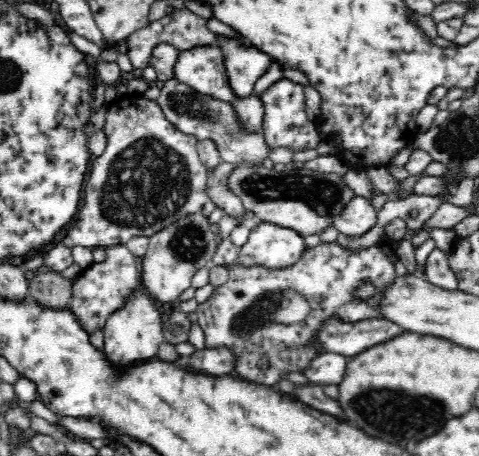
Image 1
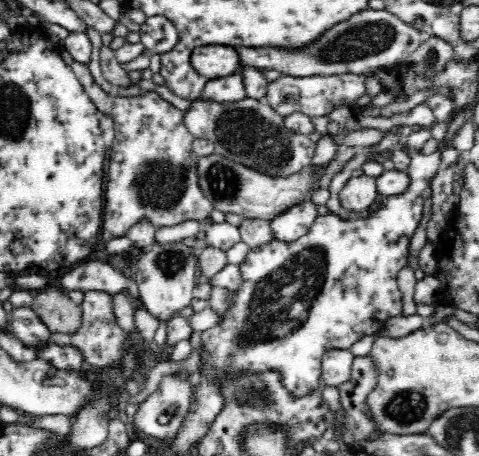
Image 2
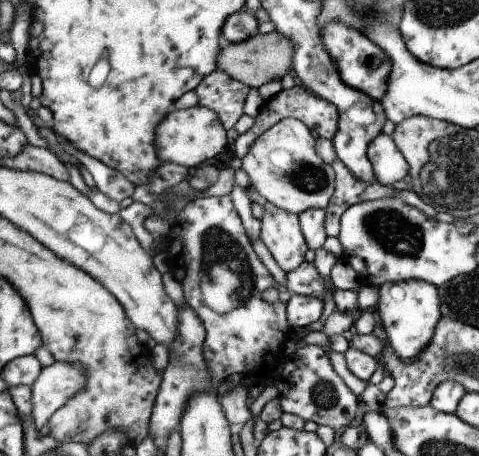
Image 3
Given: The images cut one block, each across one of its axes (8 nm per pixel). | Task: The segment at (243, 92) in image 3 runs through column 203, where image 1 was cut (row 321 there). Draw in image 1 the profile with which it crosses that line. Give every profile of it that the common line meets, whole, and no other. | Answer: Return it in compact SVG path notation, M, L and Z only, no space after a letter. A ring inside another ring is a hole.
M106 246L106 260L100 264L92 264L90 268L82 270L82 274L72 282L72 298L68 304L68 310L78 316L86 332L92 336L96 330L102 330L112 316L114 310L118 310L126 296L132 294L134 288L142 286L142 272L140 272L140 258L134 256L128 246Z

